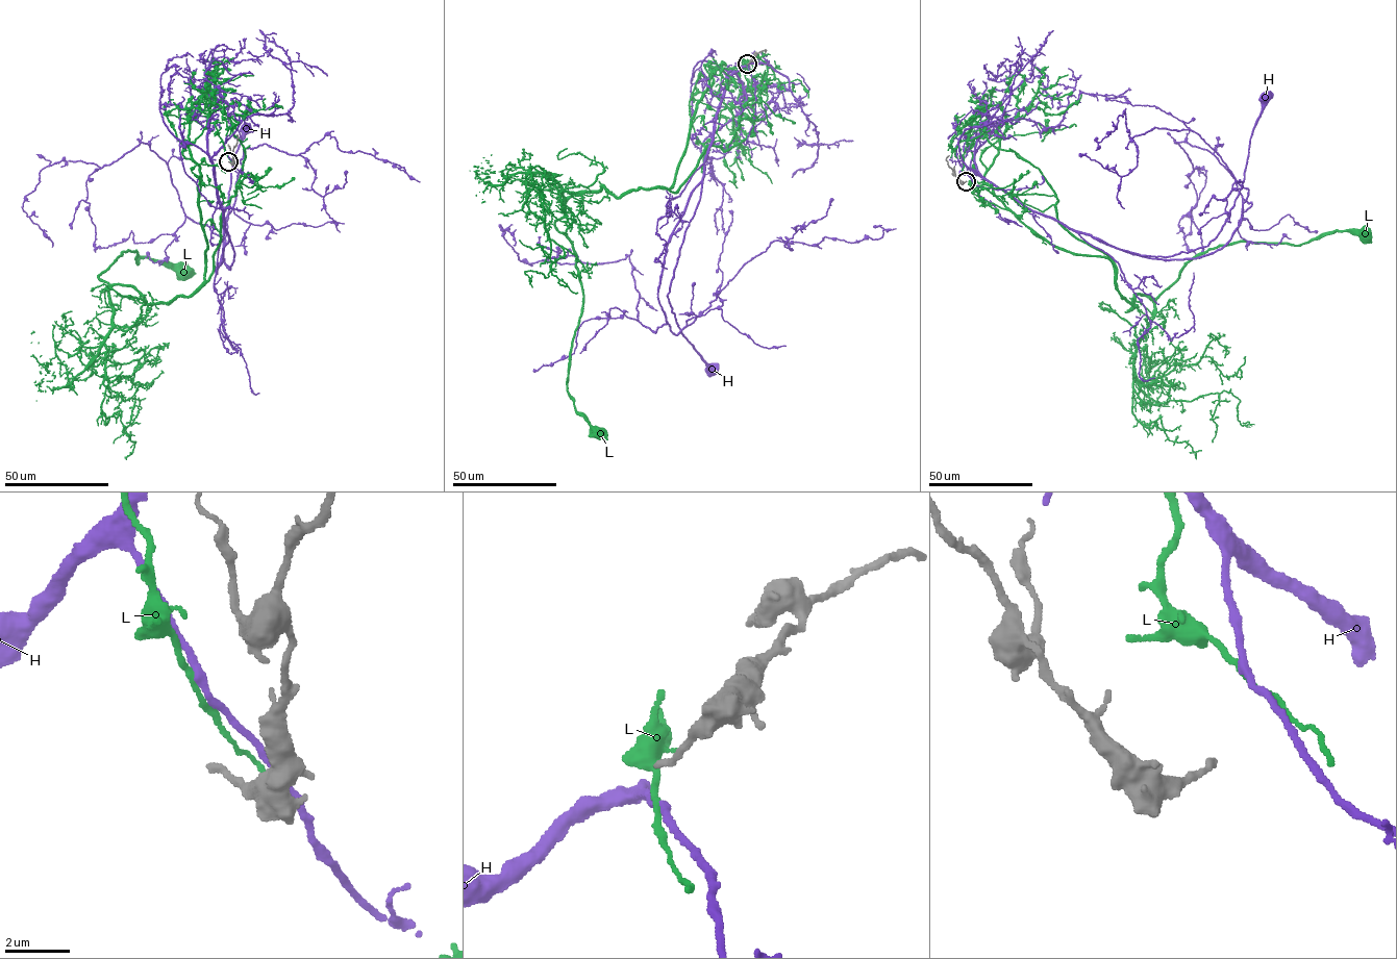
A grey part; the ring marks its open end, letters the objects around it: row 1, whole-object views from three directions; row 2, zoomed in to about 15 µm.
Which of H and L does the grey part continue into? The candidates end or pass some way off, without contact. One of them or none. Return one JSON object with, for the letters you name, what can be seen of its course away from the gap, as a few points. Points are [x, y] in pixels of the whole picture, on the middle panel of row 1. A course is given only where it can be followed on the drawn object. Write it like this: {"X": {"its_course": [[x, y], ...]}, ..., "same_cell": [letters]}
{"L": {"its_course": [[747, 68], [704, 65], [713, 81], [670, 187], [575, 194], [554, 224], [583, 294], [568, 393], [598, 432]]}, "same_cell": ["L"]}

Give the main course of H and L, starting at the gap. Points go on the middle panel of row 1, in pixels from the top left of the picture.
H: (748, 68), (742, 67), (728, 79), (705, 161), (699, 201), (684, 232), (667, 295), (681, 332), (712, 369)
L: (747, 68), (704, 65), (713, 81), (670, 187), (575, 194), (554, 224), (583, 294), (568, 393), (598, 432)

